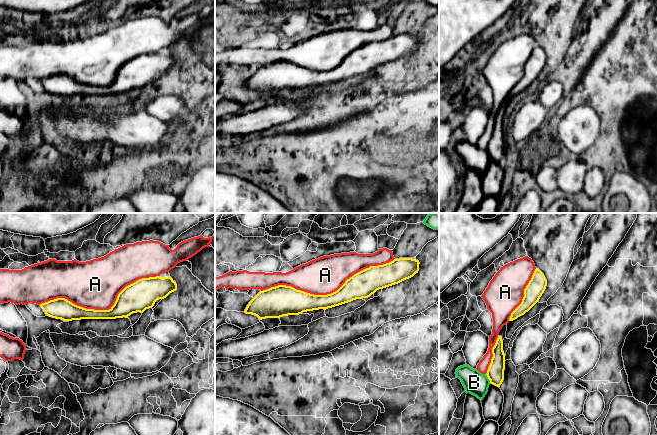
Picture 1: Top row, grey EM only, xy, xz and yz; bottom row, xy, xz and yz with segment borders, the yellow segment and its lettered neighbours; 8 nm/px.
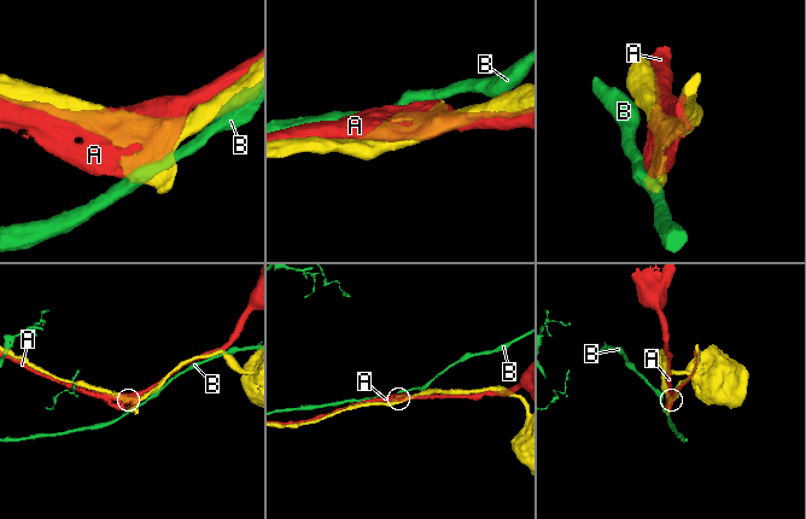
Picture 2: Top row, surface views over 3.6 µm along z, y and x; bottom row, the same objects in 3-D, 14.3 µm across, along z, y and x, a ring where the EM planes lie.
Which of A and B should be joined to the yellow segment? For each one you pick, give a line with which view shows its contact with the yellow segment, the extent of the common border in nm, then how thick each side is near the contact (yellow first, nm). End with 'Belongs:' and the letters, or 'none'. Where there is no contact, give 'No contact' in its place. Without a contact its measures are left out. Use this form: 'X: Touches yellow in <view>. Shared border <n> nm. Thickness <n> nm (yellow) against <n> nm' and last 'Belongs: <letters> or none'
Belongs: none

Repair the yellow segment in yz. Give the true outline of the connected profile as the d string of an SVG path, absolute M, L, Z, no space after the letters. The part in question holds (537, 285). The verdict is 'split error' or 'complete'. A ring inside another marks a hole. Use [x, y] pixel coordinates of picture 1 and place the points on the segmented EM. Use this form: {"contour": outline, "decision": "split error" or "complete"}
{"contour": "M535 269L531 280L524 289L524 297L521 304L511 313L509 321L513 321L528 312L540 299L547 286L544 274Z", "decision": "complete"}

